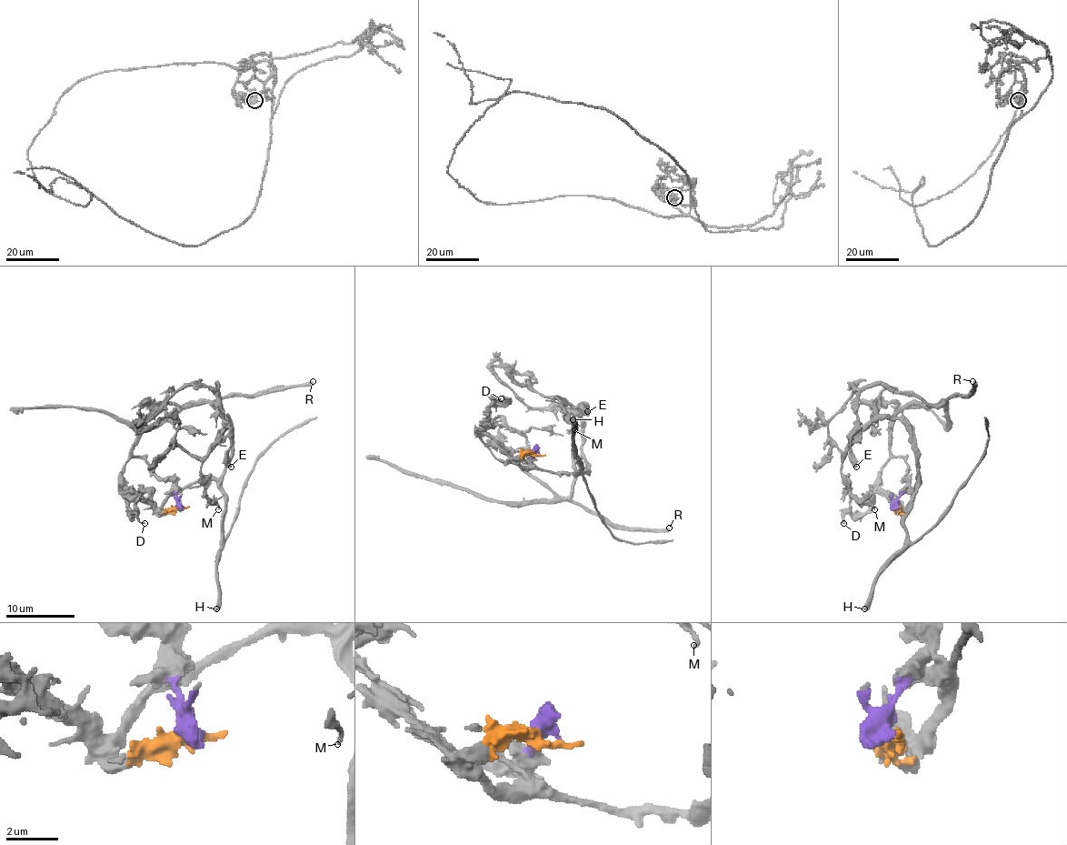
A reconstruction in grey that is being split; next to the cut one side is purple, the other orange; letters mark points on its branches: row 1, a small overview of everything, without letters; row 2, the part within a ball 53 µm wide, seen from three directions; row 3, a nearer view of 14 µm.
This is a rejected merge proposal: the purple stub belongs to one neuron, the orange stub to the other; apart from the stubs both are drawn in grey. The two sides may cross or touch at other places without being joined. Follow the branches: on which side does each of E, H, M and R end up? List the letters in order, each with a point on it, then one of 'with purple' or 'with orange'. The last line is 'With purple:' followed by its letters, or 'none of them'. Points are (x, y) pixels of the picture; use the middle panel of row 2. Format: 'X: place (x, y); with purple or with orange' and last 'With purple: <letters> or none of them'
E: place (587, 411); with purple
H: place (573, 419); with orange
M: place (574, 429); with orange
R: place (669, 528); with purple
With purple: E, R

